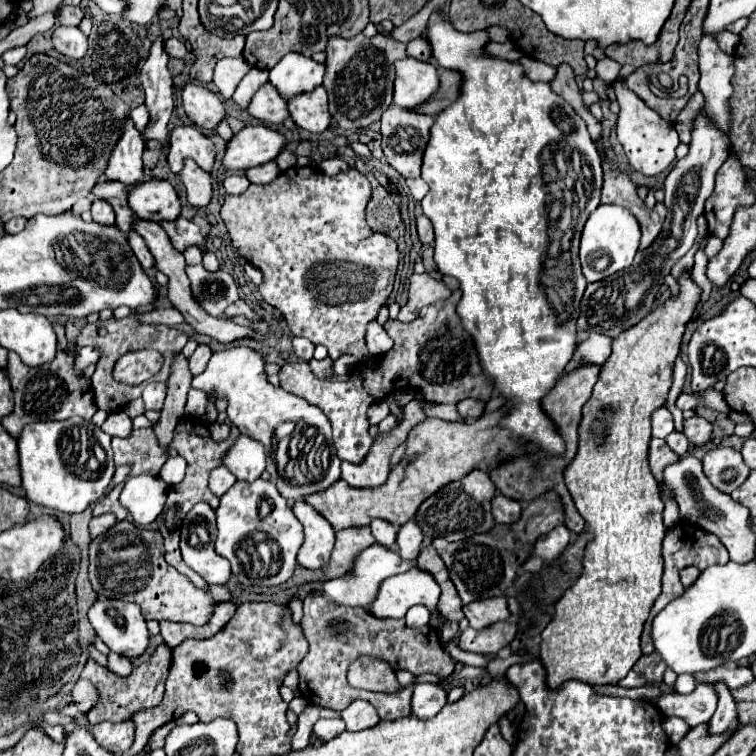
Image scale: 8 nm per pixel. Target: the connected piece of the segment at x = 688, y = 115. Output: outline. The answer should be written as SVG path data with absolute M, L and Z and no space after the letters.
M698 91L698 93L688 101L686 109L680 113L678 121L674 123L674 129L676 129L678 135L680 135L680 141L686 143L686 145L690 145L692 125L694 125L694 121L696 121L696 117L698 117L698 113L700 113L702 107L704 107L704 97L702 97L702 93Z

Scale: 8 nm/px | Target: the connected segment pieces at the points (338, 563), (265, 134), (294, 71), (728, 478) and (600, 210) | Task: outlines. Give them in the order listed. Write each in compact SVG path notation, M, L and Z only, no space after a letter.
M370 527L344 529L336 533L336 545L330 557L328 567L324 569L328 577L342 577L350 571L350 565L356 561L356 553L362 553L368 545L374 545L376 539L370 533Z
M264 125L244 127L228 143L224 153L224 167L228 171L246 171L250 167L274 161L284 147L284 133Z
M290 52L269 70L269 81L282 95L284 101L300 93L312 91L322 85L326 67L304 57L298 52Z
M716 447L706 451L702 465L710 483L722 493L732 493L746 481L750 473L742 455L732 447Z
M598 205L582 231L580 239L580 261L582 261L582 271L588 283L600 281L604 277L610 277L628 265L632 265L634 255L640 245L640 225L628 209L622 209L620 205Z

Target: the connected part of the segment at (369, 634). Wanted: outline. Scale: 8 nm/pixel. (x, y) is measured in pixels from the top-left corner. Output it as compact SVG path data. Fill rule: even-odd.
M322 593L308 595L304 599L304 619L302 619L304 637L310 643L308 655L300 661L300 695L316 705L330 707L334 711L346 709L352 701L364 699L370 701L380 719L400 719L410 715L410 691L386 695L386 693L364 693L348 685L346 669L360 655L374 655L378 659L388 661L396 671L406 669L416 675L420 673L436 673L450 675L456 667L456 661L444 653L442 641L438 641L436 633L430 627L410 629L404 619L376 619L362 607L346 607L328 601Z

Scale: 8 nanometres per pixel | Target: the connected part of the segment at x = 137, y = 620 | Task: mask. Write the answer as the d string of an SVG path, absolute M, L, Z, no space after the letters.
M98 599L90 611L88 611L88 619L92 623L92 627L96 629L98 637L110 647L110 651L120 653L124 657L140 657L148 643L150 643L150 631L146 627L146 619L140 611L140 607L136 603L126 603L126 601L118 601L118 599Z

